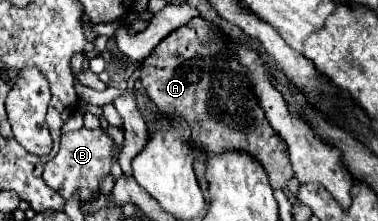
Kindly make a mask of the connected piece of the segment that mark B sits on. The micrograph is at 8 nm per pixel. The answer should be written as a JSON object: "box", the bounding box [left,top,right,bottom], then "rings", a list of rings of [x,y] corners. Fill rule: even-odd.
{"box":[42,128,122,202],"rings":[[[80,128],[80,130],[68,132],[62,136],[58,154],[44,166],[42,178],[64,200],[78,198],[78,200],[86,202],[100,192],[100,182],[104,180],[104,176],[110,174],[112,162],[118,160],[120,150],[122,150],[122,144],[116,146],[114,140],[102,132],[102,128],[96,128],[96,130]]]}

